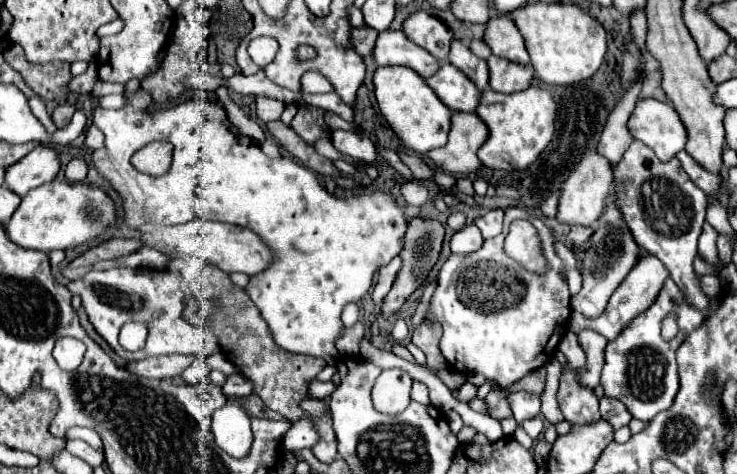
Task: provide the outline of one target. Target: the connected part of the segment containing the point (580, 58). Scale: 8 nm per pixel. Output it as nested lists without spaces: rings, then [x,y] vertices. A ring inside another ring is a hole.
[[[535,2],[521,6],[517,12],[513,12],[511,18],[525,40],[535,78],[539,78],[541,82],[551,86],[575,84],[591,78],[601,66],[603,56],[607,52],[605,30],[595,18],[585,14],[581,8]]]

